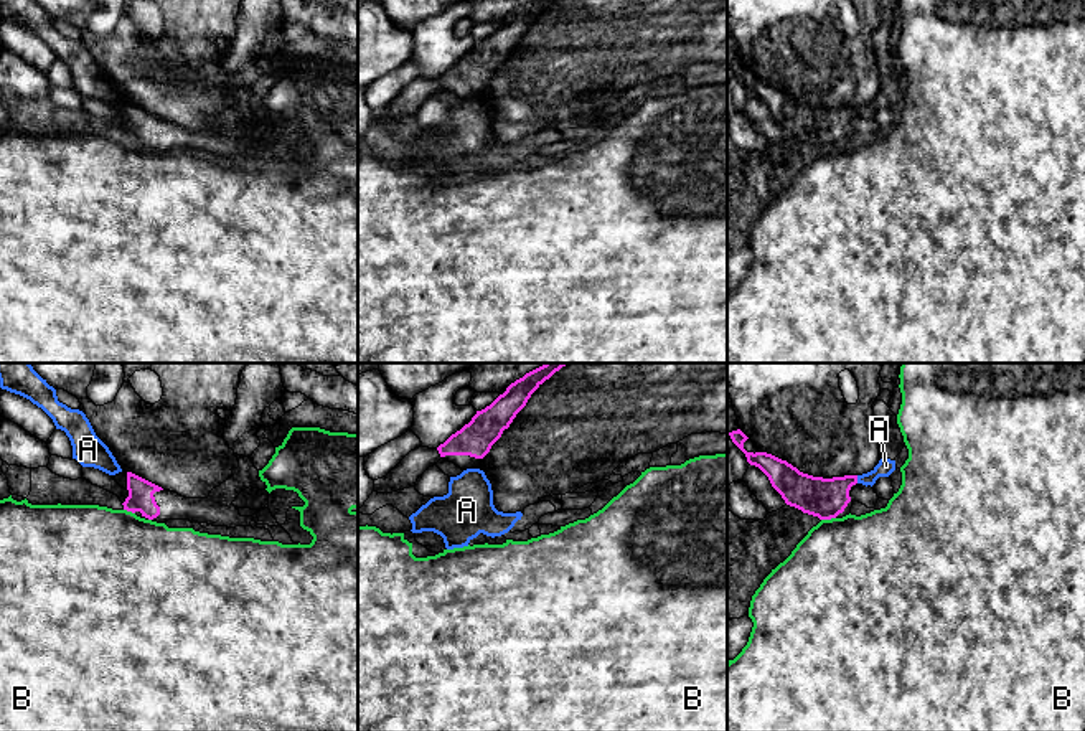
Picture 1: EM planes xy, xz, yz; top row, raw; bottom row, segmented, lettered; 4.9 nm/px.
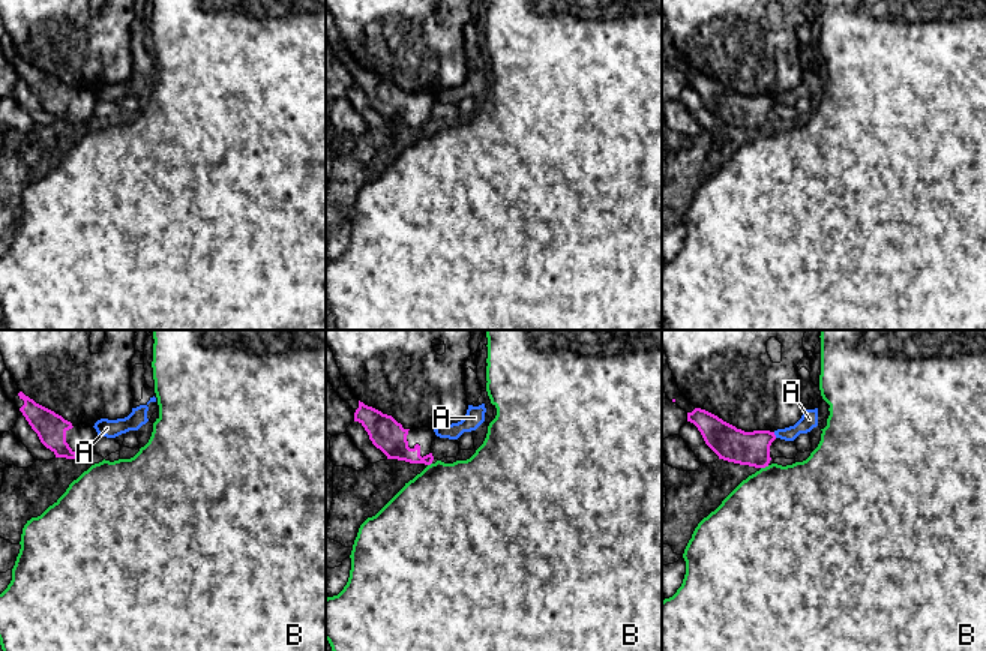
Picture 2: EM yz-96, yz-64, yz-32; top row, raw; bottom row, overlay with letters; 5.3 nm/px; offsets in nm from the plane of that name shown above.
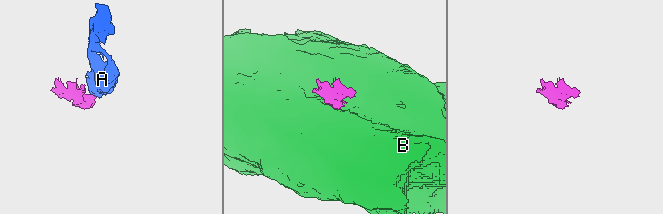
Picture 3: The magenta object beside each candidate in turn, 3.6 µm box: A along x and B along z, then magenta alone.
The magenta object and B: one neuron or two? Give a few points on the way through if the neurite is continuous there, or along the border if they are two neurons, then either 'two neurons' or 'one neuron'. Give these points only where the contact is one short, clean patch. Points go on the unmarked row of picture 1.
along yz (835, 147), (821, 150) | two neurons

